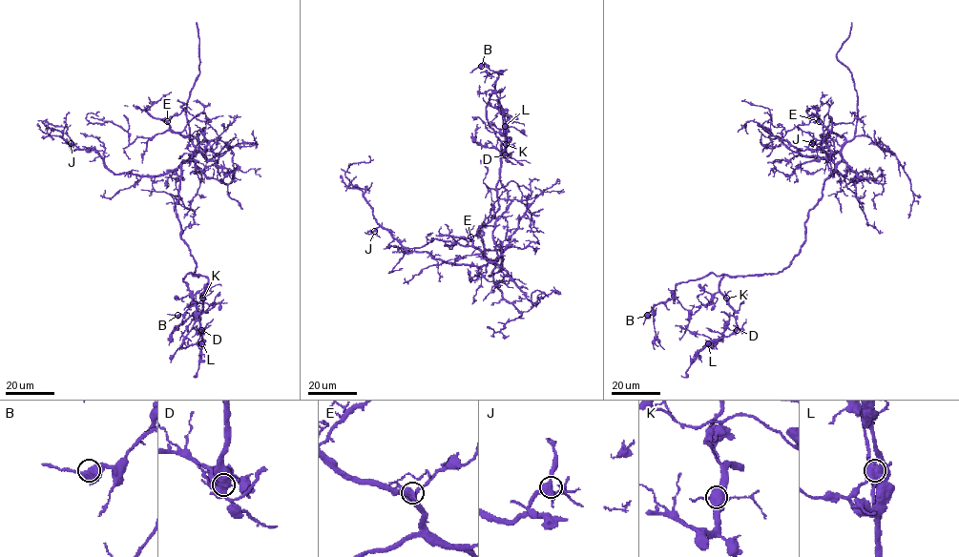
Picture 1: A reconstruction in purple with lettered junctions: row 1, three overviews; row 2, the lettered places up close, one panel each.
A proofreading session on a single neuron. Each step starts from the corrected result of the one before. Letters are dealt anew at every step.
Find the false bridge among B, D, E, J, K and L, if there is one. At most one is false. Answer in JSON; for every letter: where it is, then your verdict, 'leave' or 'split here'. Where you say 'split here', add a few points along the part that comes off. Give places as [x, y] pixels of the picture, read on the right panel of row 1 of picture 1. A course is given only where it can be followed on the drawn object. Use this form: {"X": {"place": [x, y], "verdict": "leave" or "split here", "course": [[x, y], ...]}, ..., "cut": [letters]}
{"B": {"place": [647, 315], "verdict": "leave"}, "D": {"place": [737, 330], "verdict": "leave"}, "E": {"place": [819, 121], "verdict": "leave"}, "J": {"place": [812, 143], "verdict": "leave"}, "K": {"place": [726, 298], "verdict": "leave"}, "L": {"place": [708, 343], "verdict": "leave"}, "cut": []}

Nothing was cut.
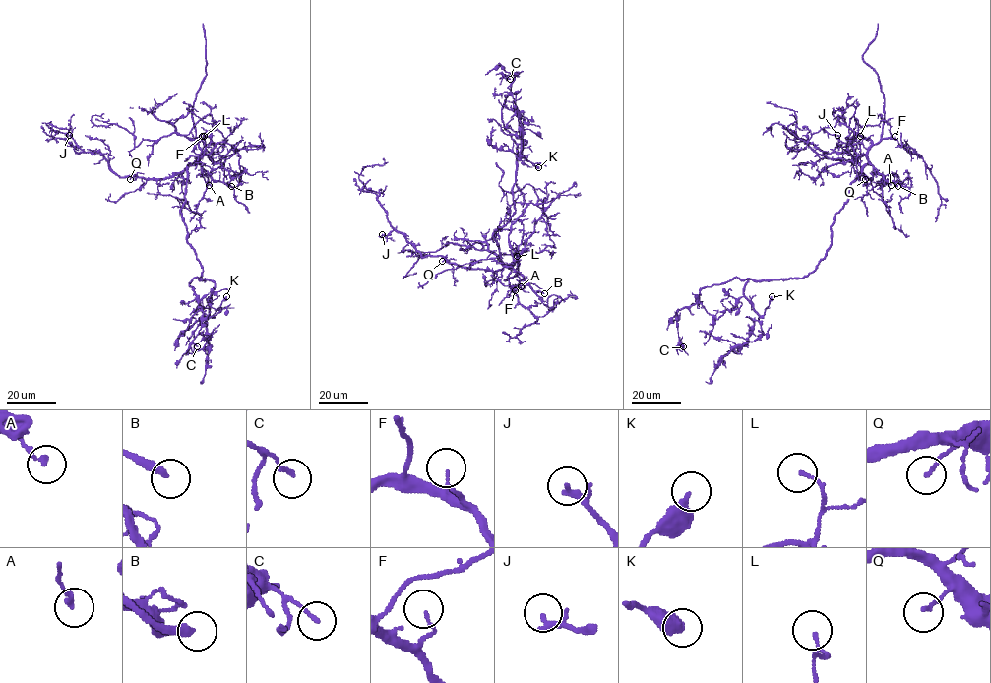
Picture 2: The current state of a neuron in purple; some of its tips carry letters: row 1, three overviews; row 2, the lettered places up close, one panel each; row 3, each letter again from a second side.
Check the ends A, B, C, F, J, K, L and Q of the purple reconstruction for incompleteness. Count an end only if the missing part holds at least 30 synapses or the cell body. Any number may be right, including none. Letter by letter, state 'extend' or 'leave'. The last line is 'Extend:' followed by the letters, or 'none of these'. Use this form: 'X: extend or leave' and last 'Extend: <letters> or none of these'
A: leave
B: extend
C: leave
F: leave
J: leave
K: leave
L: leave
Q: leave
Extend: B

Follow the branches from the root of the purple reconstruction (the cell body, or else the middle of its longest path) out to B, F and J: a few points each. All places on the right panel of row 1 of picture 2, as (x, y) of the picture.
B: (847, 202), (850, 183), (868, 164), (898, 186)
F: (847, 202), (850, 183), (868, 162), (868, 150), (884, 138), (896, 140), (895, 136)
J: (847, 202), (863, 168), (874, 170), (873, 178), (859, 176), (856, 159), (834, 151), (837, 135)

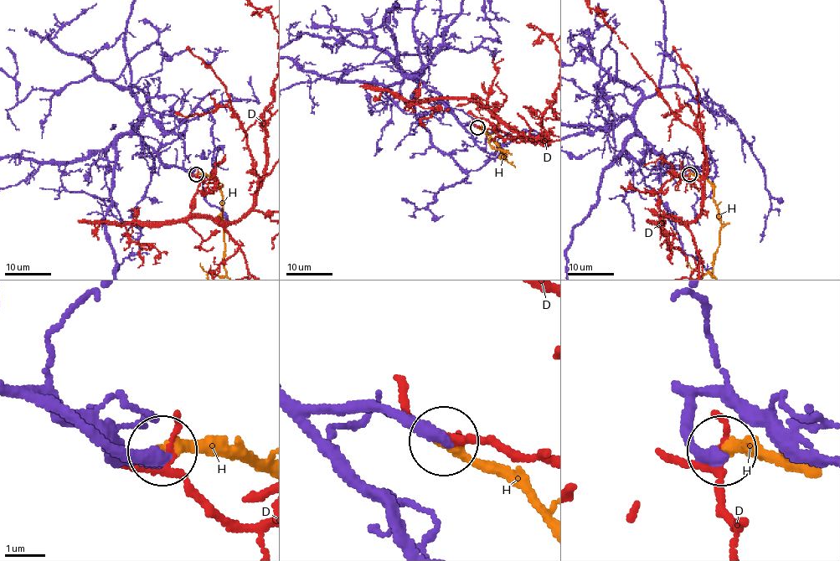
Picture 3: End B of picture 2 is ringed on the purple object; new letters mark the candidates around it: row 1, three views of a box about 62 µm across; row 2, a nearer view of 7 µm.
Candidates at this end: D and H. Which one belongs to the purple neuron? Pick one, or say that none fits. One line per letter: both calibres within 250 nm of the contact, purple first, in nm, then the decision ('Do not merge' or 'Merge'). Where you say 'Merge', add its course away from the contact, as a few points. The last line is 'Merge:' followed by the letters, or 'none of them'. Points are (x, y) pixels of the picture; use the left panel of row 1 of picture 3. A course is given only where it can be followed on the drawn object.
D: Thickness 420 nm (purple) against 150 nm. Do not merge
H: Thickness 400 nm (purple) against 260 nm. Merge. Its course: (195, 175), (213, 175), (220, 189), (224, 223), (224, 275), (208, 273), (200, 263)
Merge: H

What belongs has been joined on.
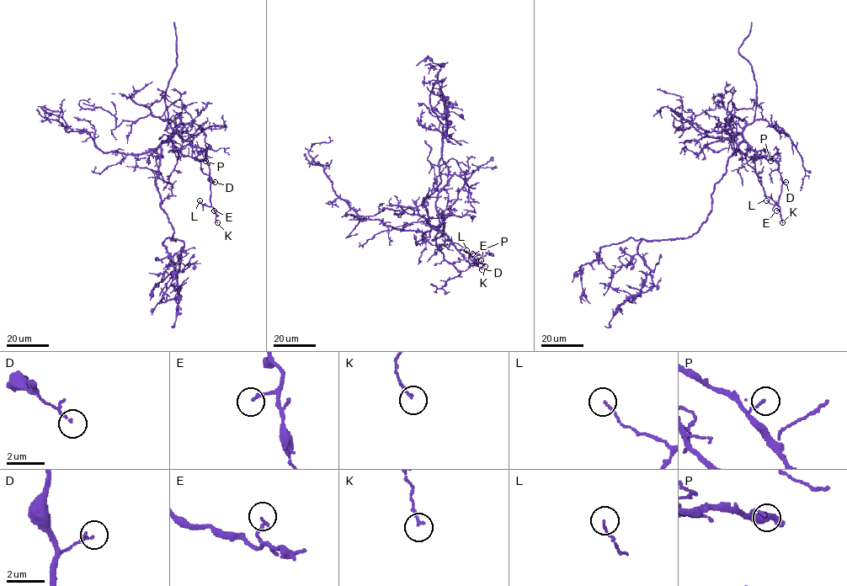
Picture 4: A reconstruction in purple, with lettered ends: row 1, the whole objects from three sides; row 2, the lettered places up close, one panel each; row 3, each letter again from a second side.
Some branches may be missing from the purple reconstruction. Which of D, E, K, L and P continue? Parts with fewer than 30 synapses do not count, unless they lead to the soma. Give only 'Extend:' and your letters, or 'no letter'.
Extend: no letter

